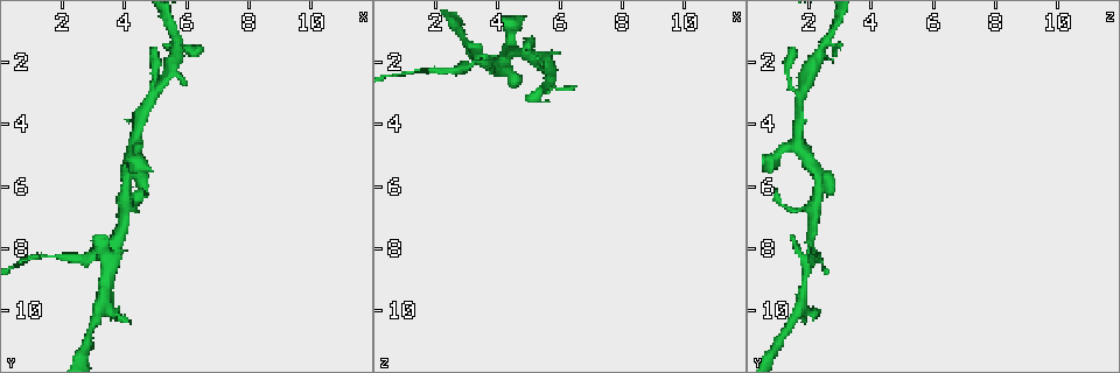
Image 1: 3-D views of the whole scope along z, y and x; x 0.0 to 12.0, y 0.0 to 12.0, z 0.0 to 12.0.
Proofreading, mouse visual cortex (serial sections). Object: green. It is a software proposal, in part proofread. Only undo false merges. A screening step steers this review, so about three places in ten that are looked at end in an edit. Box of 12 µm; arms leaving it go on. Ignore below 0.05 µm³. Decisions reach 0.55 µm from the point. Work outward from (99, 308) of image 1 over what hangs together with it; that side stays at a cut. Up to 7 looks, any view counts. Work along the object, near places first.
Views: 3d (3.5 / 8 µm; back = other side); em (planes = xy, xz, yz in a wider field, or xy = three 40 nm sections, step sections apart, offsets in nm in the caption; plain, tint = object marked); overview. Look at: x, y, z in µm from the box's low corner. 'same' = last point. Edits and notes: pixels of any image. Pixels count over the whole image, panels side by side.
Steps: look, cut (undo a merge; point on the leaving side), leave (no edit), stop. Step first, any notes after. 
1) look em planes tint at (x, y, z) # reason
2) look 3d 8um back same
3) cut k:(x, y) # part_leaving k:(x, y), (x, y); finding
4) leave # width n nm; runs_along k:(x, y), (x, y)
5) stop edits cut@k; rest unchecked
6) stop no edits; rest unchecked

look 3d 3.5um at (3.5, 8.2, 2.1) # three arms meet

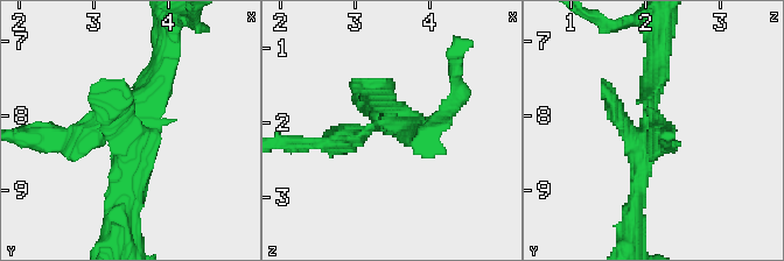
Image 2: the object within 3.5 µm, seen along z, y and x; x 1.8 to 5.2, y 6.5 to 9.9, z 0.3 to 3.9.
cut 2:(664, 125) # part_leaving 2:(646, 111), (659, 140), (665, 136); two cells meet here

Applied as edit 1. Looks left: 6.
look overview

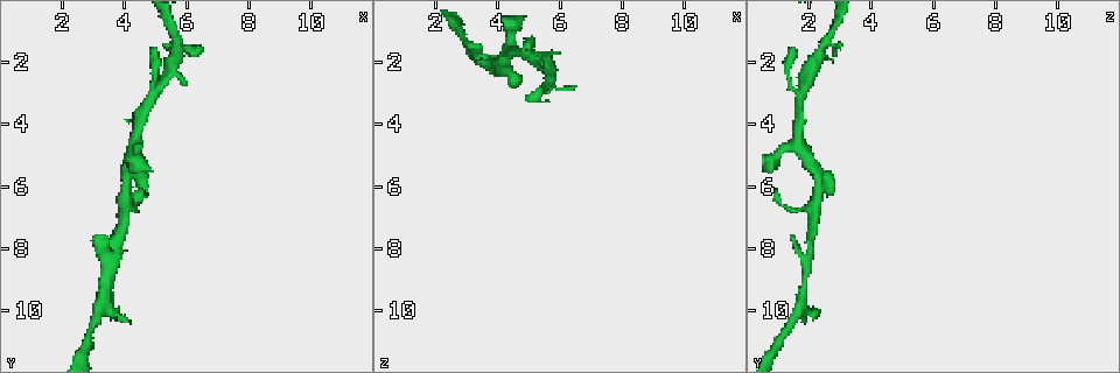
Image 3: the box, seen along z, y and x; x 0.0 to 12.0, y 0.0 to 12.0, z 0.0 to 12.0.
look 3d 8um at (4.2, 5.5, 2.3) # a fork

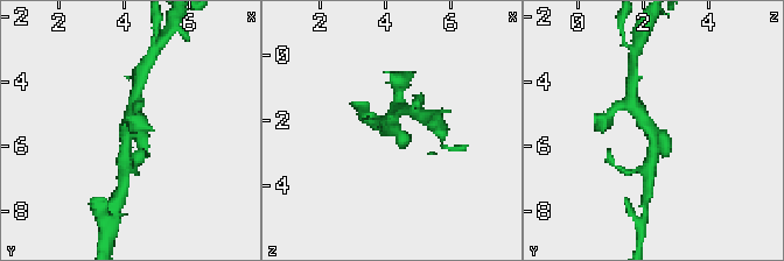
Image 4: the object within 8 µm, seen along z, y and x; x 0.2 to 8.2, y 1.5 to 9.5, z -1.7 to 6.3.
look 3d 3.5um at (4.2, 5.6, 2.2) # closer look

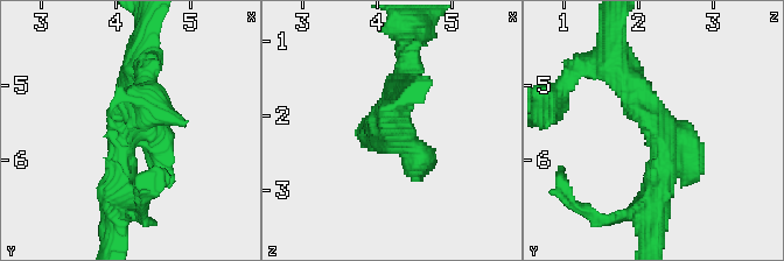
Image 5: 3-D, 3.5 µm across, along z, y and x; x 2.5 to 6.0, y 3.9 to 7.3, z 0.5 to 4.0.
look em xy step 1 tint at (4.20, 5.55, 2.30)

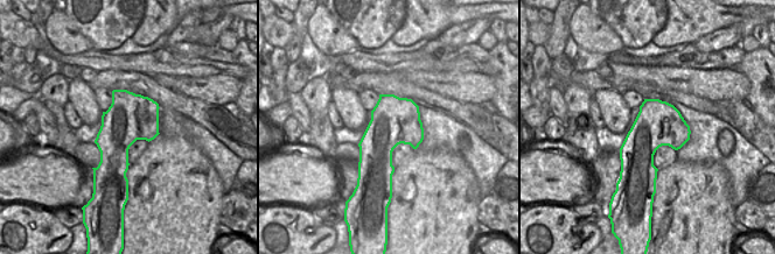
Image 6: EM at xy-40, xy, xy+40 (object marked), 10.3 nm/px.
leave # continuous, no second cell

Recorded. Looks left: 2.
stop edits cut@2; rest unchecked

